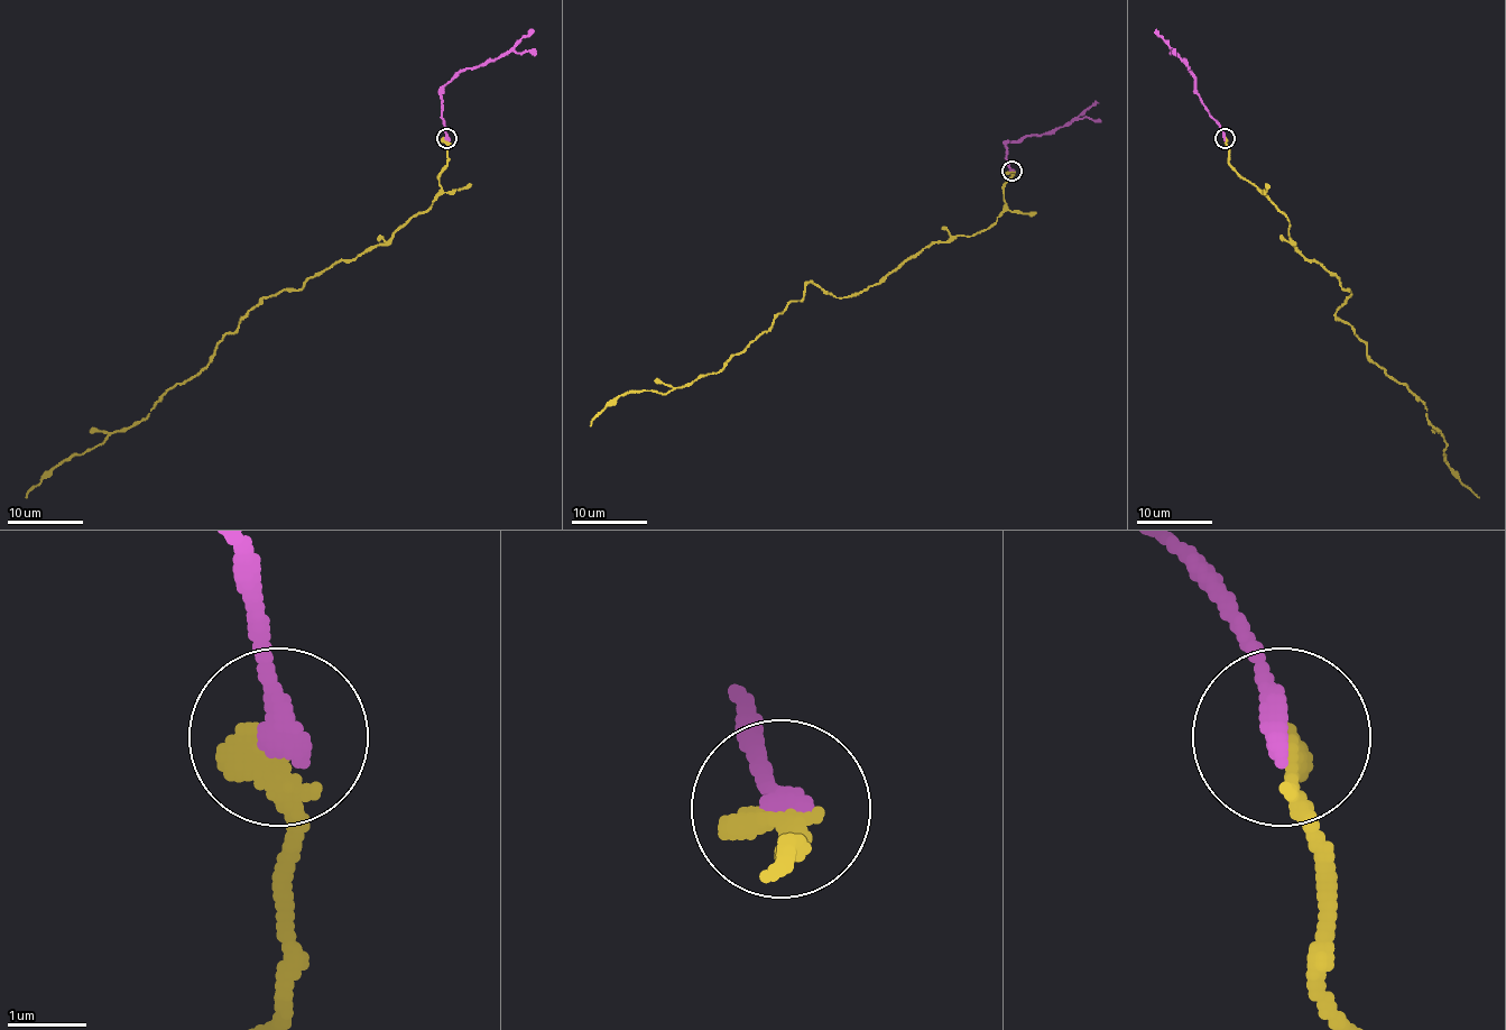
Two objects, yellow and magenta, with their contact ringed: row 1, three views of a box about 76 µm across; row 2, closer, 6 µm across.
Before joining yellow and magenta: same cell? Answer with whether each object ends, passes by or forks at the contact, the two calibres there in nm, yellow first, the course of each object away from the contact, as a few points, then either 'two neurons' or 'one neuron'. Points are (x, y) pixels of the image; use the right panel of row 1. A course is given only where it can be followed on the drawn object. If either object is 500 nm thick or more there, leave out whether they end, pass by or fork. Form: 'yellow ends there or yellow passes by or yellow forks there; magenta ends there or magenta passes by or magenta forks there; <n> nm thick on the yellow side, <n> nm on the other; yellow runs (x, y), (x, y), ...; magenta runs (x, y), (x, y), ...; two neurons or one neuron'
yellow ends there; magenta ends there; 360 nm thick on the yellow side, 360 nm on the other; yellow runs (1225, 137), (1229, 164), (1290, 221), (1295, 248), (1350, 291), (1336, 315), (1426, 408), (1449, 468), (1479, 496); magenta runs (1225, 137), (1221, 126), (1197, 93), (1197, 79), (1156, 29); one neuron

